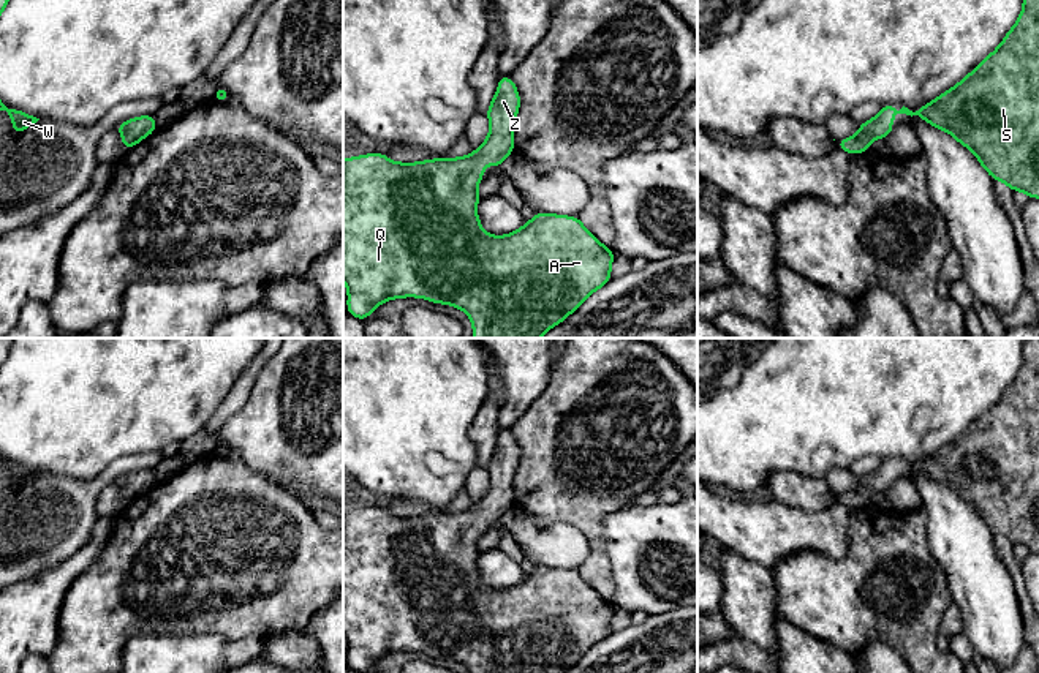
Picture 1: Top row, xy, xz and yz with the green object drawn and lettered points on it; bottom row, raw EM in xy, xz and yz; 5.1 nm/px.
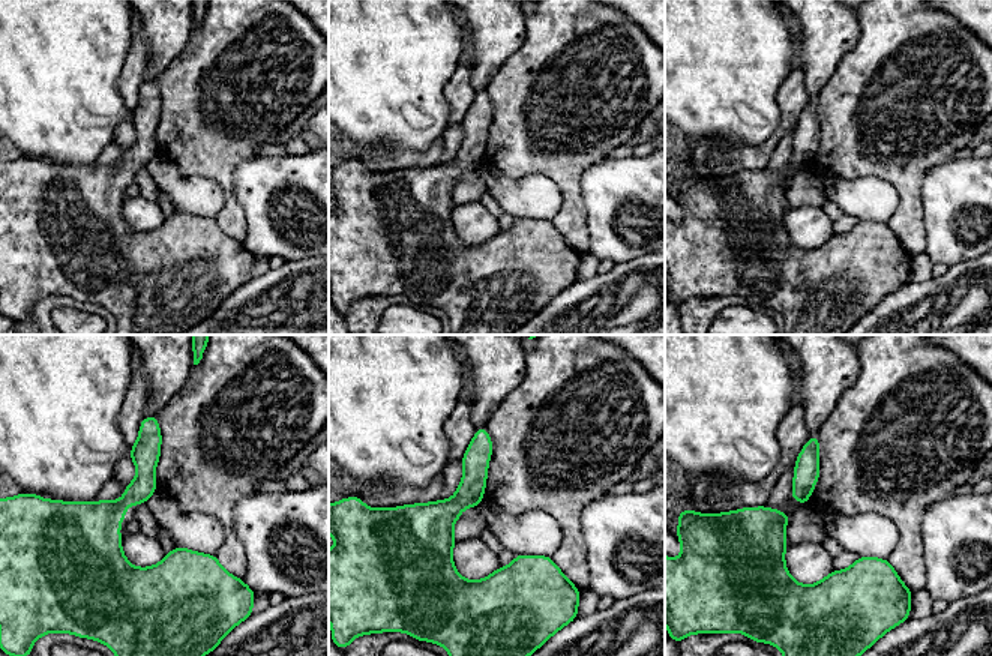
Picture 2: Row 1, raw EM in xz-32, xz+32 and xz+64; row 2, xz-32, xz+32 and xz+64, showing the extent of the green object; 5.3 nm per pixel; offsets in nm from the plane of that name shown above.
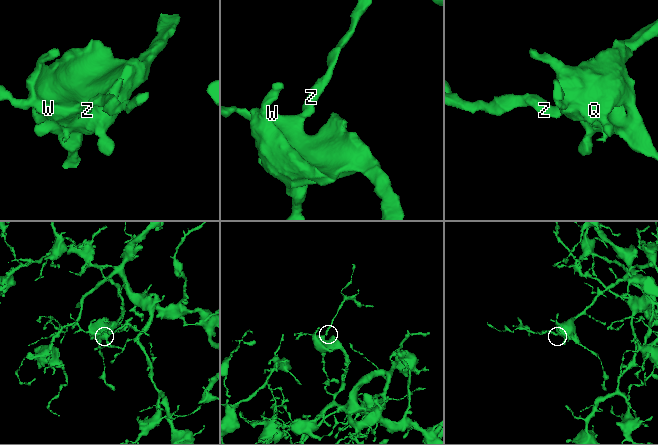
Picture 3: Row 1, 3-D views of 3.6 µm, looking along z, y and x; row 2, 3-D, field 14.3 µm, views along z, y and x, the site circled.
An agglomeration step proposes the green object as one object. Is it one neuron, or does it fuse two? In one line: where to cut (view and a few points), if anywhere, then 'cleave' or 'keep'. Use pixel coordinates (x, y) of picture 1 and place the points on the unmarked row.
no cut | keep

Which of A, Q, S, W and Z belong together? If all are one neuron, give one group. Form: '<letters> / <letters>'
A Q S W Z

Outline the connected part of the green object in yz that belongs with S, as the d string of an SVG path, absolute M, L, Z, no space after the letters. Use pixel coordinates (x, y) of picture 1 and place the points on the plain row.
M1025 338L1023 363L1003 397L955 441L916 466L881 461L860 485L835 494L851 509L894 485L895 468L919 469L969 502L993 534L1039 553L1039 338Z

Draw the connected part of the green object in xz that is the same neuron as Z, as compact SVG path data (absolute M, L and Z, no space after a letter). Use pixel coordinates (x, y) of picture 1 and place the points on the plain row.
M511 430L498 431L498 444L485 466L490 476L490 487L482 499L462 512L435 512L421 517L394 517L380 506L367 507L364 510L353 510L343 513L343 635L348 641L348 659L346 667L367 673L372 665L391 654L402 651L421 651L432 657L448 657L465 665L470 673L566 673L572 665L576 665L582 656L601 643L610 630L610 619L614 616L615 607L606 602L587 581L580 577L579 570L565 570L536 566L535 572L527 575L519 585L506 589L489 589L482 585L481 575L478 572L476 562L479 558L478 537L484 532L484 520L489 515L493 521L500 521L501 517L512 509L514 491L512 482L514 474L519 468L520 450Z

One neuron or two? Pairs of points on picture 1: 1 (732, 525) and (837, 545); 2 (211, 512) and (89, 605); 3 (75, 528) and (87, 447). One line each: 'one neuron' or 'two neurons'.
1: one neuron
2: one neuron
3: two neurons

